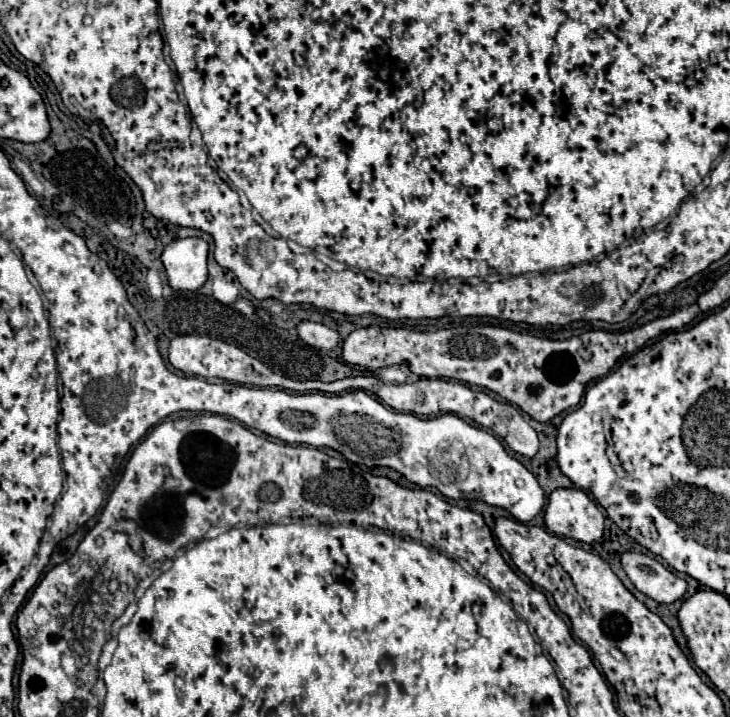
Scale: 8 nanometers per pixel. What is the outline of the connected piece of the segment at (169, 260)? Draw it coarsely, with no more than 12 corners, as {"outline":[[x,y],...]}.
{"outline":[[199,237],[173,239],[161,263],[173,289],[207,281],[207,249]]}

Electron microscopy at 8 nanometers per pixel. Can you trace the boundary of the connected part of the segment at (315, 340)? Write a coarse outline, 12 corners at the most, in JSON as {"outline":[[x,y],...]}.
{"outline":[[311,321],[297,325],[299,339],[315,349],[335,349],[337,331]]}

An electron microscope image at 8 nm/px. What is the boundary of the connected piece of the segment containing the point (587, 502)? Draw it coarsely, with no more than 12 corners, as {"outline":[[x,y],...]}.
{"outline":[[555,489],[551,533],[593,543],[605,517],[581,489]]}

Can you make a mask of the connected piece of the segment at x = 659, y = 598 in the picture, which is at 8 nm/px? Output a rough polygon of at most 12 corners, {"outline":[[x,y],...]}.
{"outline":[[623,553],[633,585],[669,605],[687,593],[687,581],[657,559]]}

